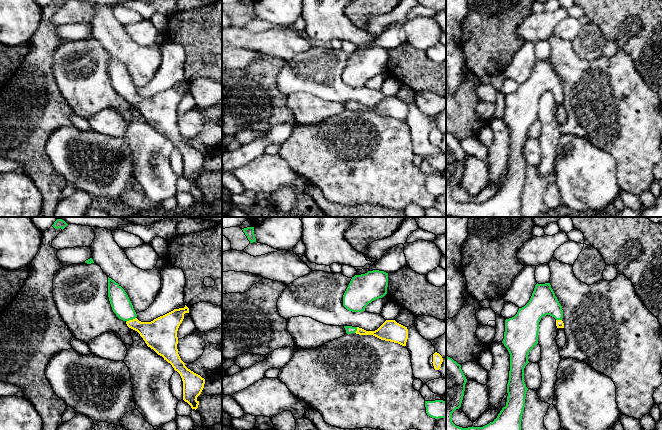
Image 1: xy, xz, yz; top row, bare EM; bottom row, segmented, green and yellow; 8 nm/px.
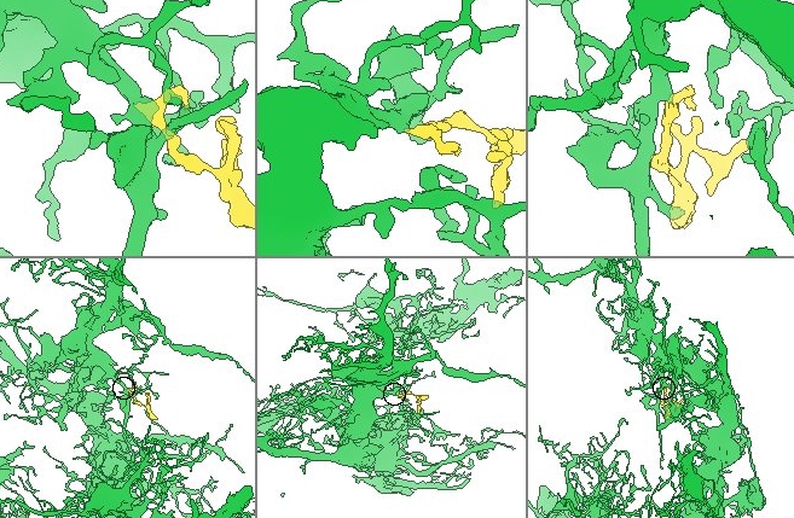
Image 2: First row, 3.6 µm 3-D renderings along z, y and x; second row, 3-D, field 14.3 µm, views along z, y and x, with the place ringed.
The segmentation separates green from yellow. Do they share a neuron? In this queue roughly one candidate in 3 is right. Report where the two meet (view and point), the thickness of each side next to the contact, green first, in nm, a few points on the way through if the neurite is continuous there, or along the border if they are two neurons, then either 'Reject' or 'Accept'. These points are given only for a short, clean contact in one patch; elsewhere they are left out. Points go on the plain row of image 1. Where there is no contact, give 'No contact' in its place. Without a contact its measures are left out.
Touches green at xy (130, 95). Thickness 160 nm (green) against 240 nm. Path across: xy (121, 81), (130, 95), (136, 101), (157, 110). Accept

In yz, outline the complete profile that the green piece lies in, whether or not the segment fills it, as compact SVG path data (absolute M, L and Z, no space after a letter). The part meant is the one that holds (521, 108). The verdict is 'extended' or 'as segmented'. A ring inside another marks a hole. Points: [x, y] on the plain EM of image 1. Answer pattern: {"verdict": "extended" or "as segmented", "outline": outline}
{"verdict": "extended", "outline": "M537 59L529 78L524 83L519 84L514 93L505 96L505 108L502 119L510 130L507 178L497 194L483 203L462 204L452 198L452 189L461 183L467 155L461 145L461 141L446 132L446 217L522 217L521 196L528 166L524 158L524 144L529 139L529 128L538 120L539 98L546 91L556 95L557 104L564 104L562 82L555 72L550 59Z"}

